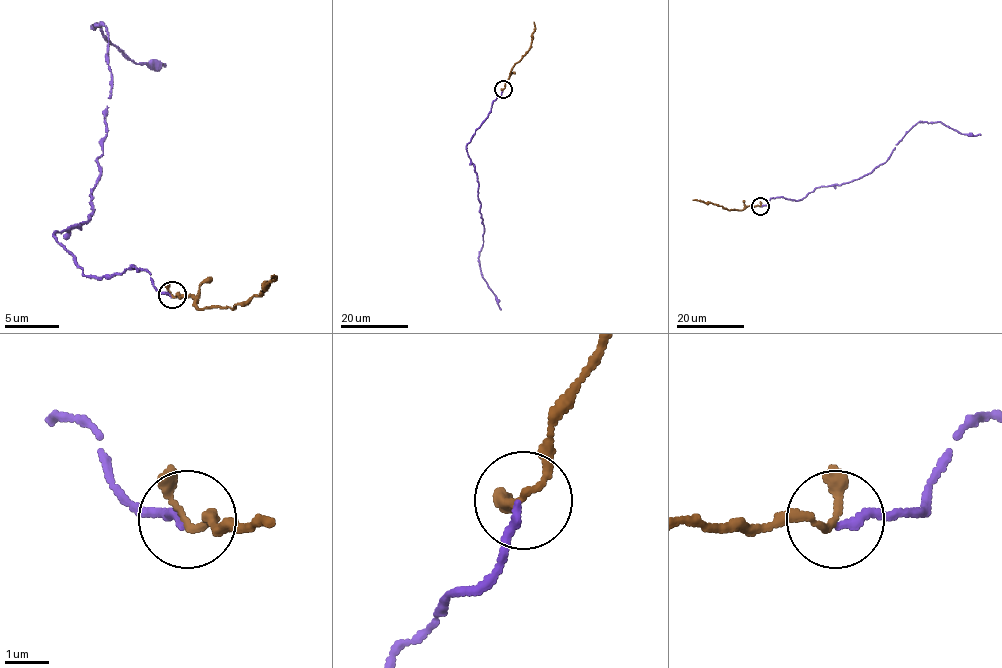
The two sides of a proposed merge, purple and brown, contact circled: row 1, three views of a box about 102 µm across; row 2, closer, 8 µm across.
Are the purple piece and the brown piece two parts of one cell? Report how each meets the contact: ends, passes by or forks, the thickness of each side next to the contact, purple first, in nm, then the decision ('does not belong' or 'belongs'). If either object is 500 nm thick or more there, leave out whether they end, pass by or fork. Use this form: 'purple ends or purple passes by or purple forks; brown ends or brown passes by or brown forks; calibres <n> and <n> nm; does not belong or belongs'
purple ends; brown passes by; calibres 160 and 160 nm; belongs

